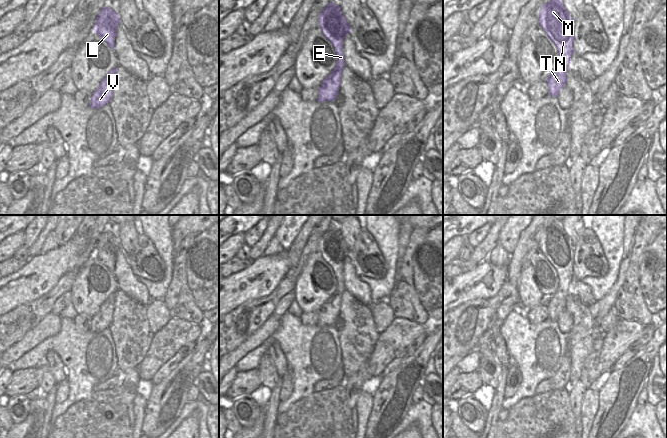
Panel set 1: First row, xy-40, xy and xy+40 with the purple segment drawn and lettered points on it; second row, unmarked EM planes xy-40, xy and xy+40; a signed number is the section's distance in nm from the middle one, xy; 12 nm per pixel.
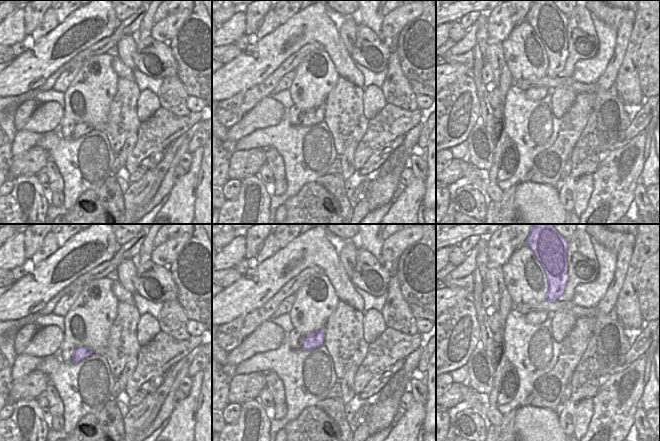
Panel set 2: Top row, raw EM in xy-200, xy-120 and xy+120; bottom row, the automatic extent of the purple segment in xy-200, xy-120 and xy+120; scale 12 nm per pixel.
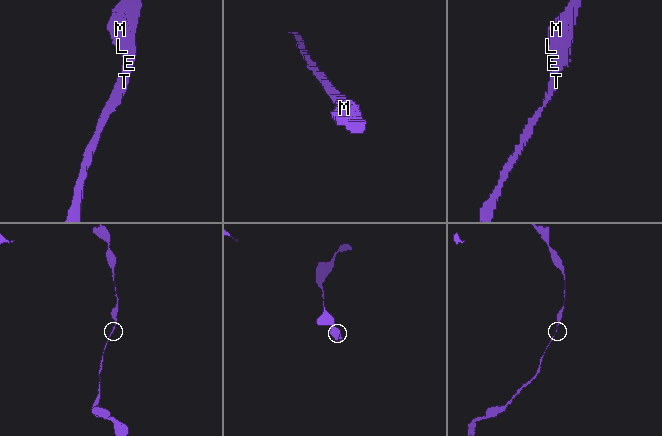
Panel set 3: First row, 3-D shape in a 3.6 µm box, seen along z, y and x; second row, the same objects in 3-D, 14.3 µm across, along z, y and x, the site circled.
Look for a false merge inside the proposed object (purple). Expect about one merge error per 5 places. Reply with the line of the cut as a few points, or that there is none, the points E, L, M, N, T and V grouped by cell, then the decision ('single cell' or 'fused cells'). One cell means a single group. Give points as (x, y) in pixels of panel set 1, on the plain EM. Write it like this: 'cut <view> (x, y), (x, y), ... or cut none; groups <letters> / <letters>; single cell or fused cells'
cut none; groups E L M N T V; single cell

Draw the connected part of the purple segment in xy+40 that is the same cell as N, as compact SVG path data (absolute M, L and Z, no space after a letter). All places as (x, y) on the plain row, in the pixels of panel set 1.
M554 220L540 231L539 249L555 268L559 285L555 294L547 301L548 318L558 320L566 307L570 282L574 277L574 246L563 229L561 221Z

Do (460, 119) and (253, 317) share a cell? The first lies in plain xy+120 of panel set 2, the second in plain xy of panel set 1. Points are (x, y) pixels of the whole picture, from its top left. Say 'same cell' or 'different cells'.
same cell

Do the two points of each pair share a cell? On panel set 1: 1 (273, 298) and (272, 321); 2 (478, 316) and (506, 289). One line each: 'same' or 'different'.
1: different
2: same

